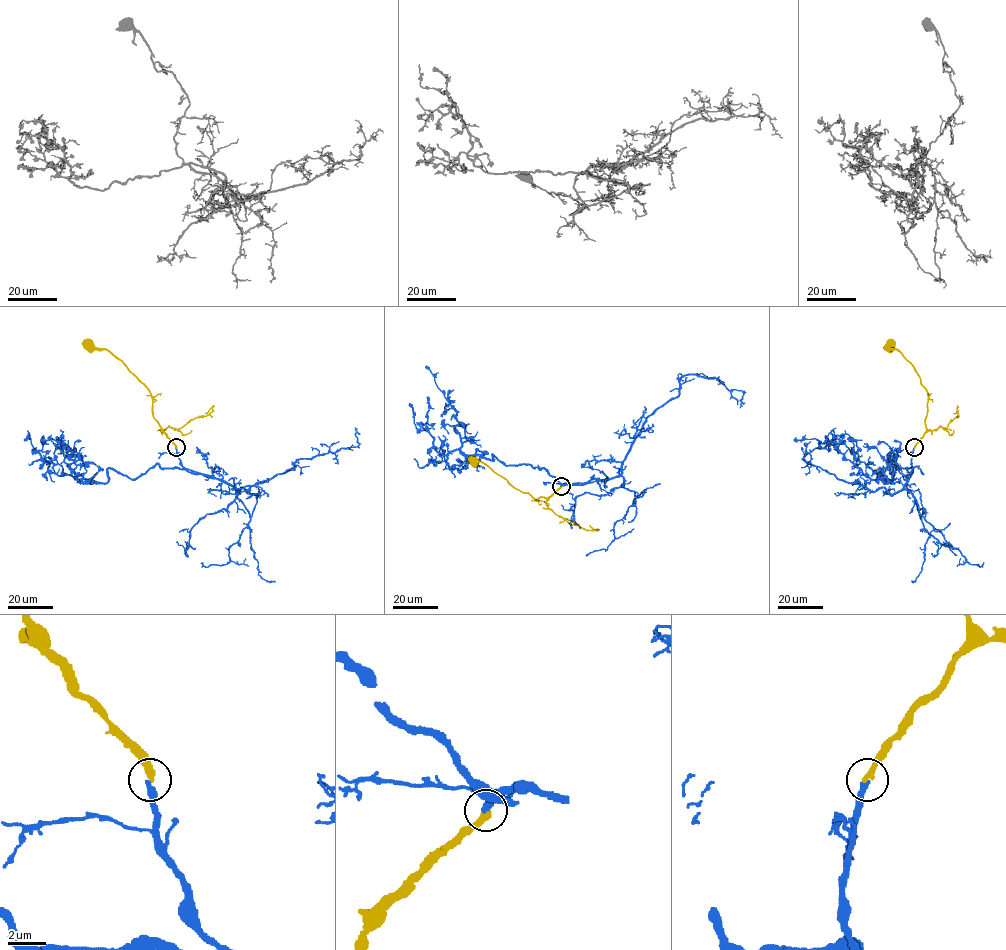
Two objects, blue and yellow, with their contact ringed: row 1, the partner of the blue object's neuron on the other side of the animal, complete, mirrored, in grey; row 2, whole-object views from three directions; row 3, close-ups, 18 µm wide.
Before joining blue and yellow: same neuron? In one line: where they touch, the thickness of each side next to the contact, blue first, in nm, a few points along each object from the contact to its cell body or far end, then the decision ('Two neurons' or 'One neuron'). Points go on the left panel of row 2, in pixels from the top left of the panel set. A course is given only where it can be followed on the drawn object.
Place: (176, 447). Thickness 280 nm (blue) against 320 nm. Course of blue: (176, 448), (189, 471), (222, 479), (237, 494), (293, 469), (300, 458), (356, 446), (355, 428). Course of yellow: (176, 448), (154, 417), (148, 389), (106, 349), (88, 349), (88, 346). One neuron

